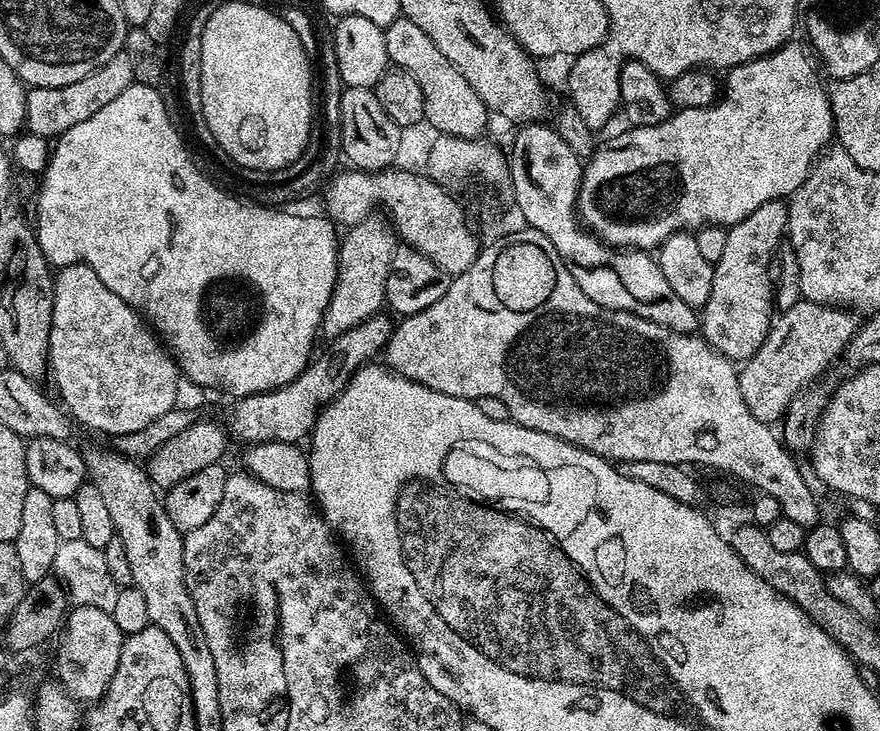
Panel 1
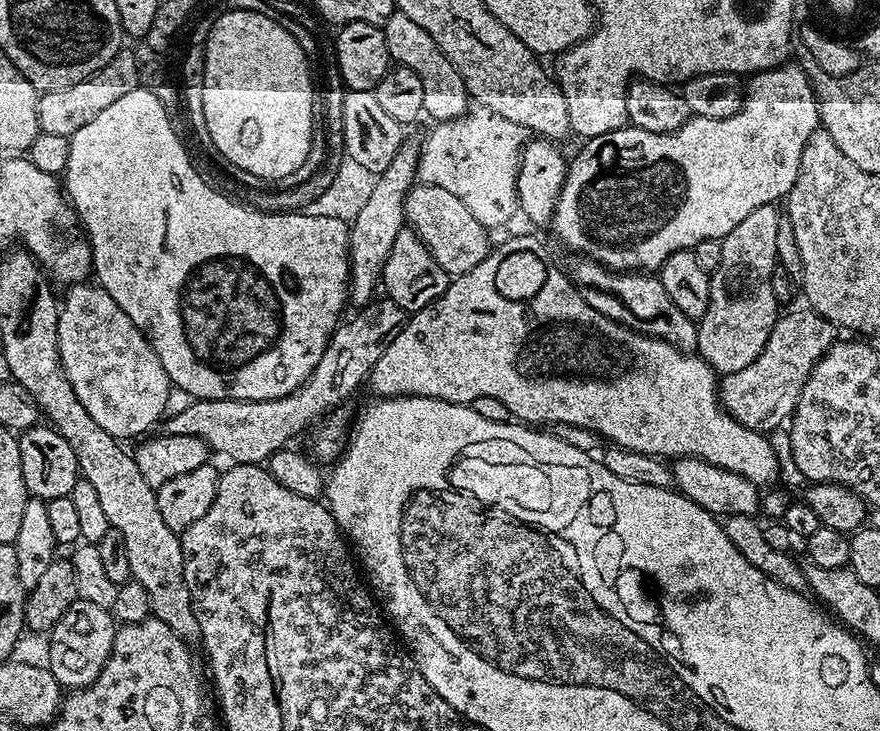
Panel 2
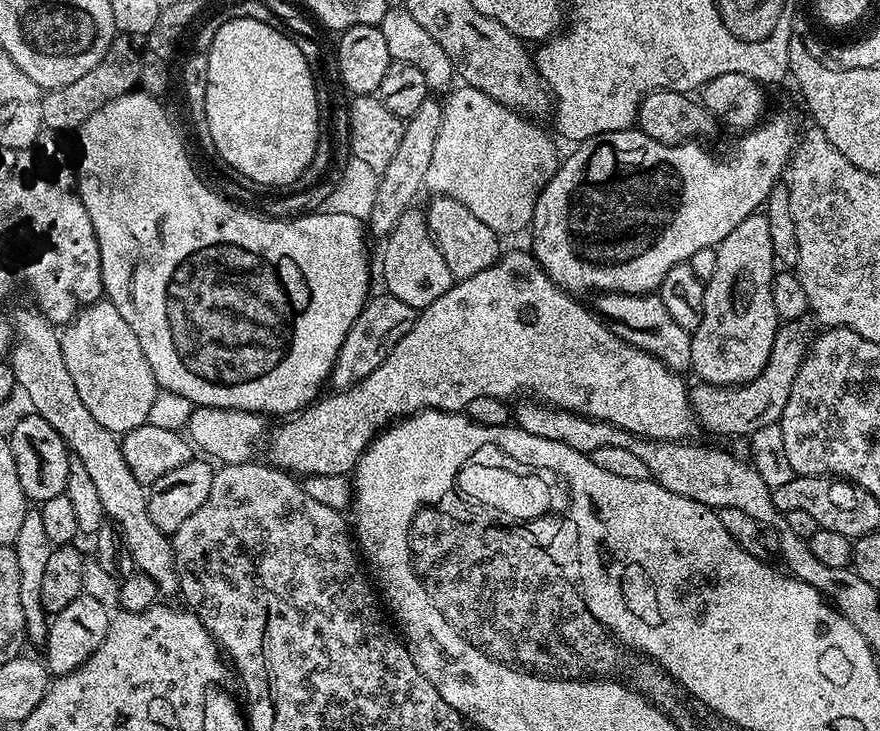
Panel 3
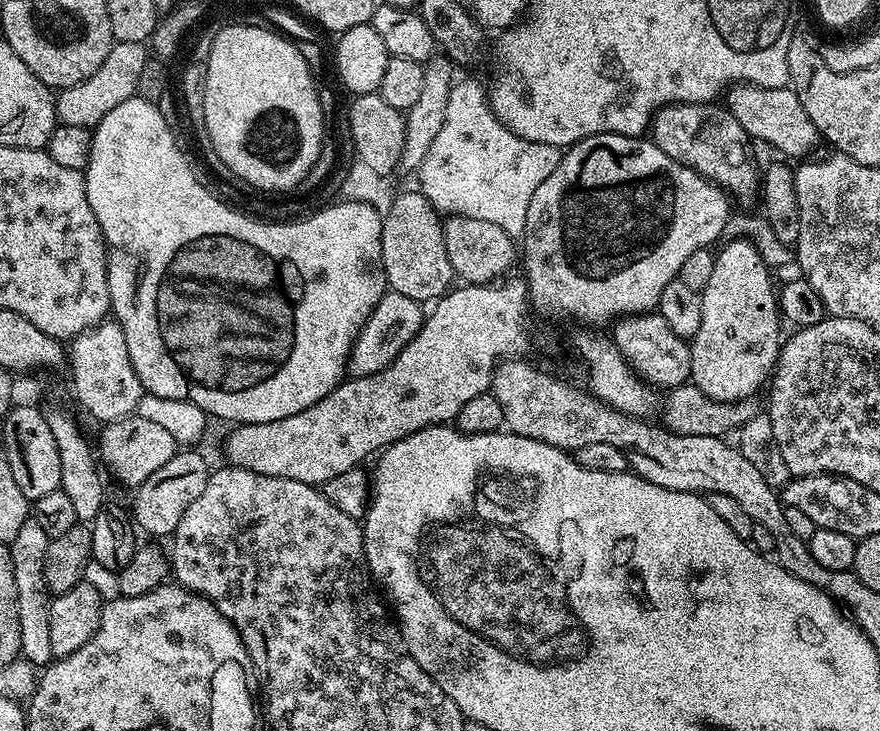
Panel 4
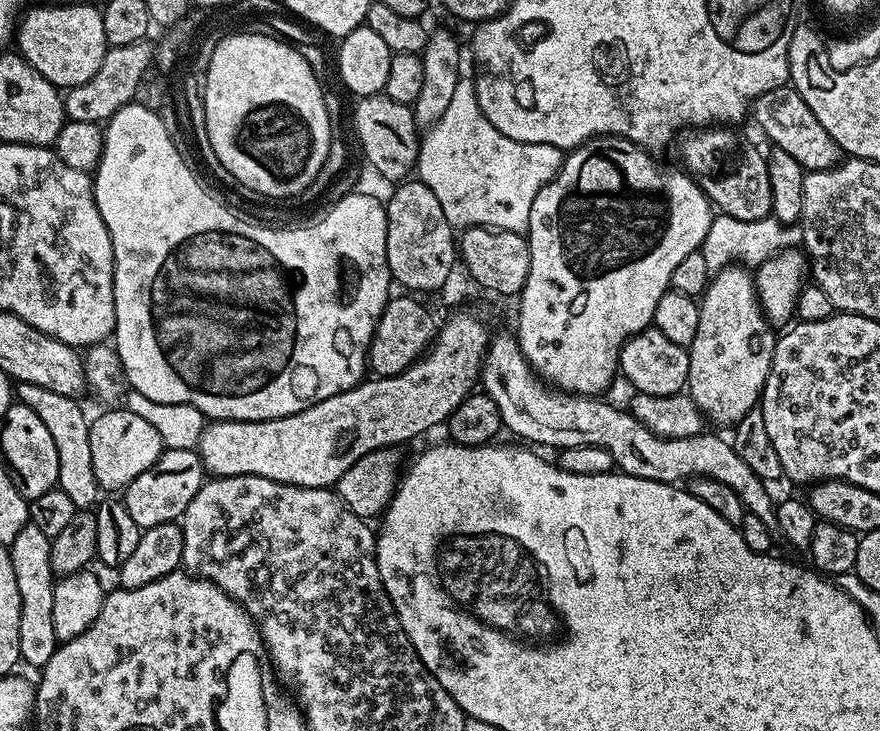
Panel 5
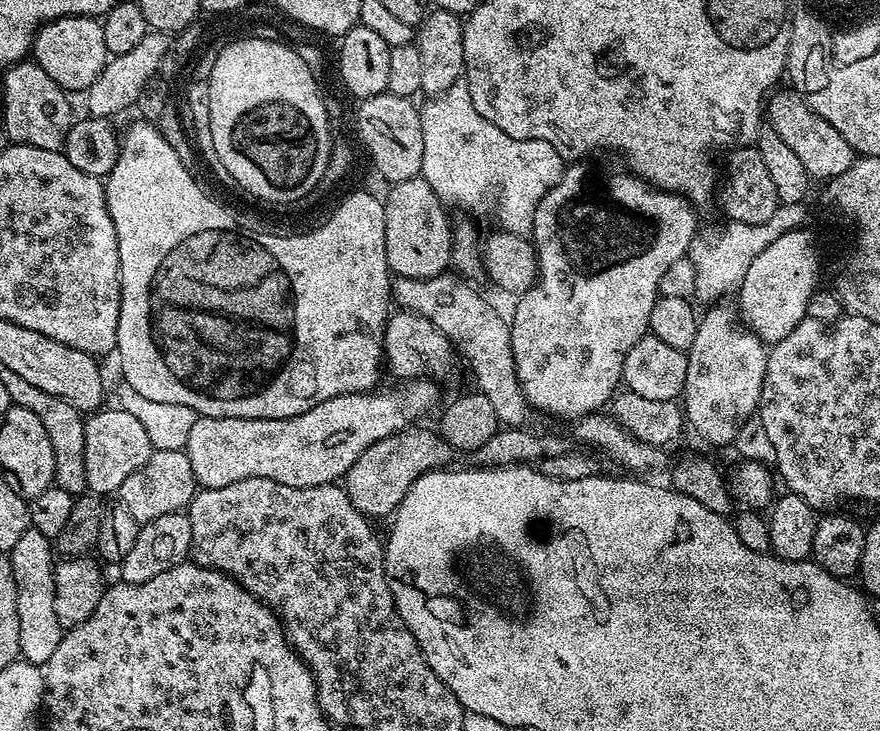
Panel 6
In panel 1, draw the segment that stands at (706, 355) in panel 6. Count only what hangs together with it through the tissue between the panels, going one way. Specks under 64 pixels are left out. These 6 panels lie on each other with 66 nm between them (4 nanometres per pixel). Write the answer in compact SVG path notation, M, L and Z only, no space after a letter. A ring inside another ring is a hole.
M771 200L765 202L763 206L758 206L758 210L754 210L754 214L746 214L746 218L742 218L737 224L728 228L728 237L726 238L726 247L724 247L722 258L718 258L718 262L714 265L714 286L710 286L710 298L706 302L706 306L702 309L702 335L713 348L718 349L726 359L733 362L743 362L752 357L762 346L762 342L768 336L768 330L774 323L774 272L768 267L773 267L774 253L779 249L782 241L785 239L788 231L788 205L784 200Z

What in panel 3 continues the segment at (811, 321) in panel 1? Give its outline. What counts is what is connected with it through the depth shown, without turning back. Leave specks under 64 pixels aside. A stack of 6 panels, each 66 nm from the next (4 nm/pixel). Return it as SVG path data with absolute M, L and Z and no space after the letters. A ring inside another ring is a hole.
M784 322L776 329L774 350L762 370L748 384L721 386L719 384L693 383L690 388L692 413L696 415L699 427L713 432L716 436L744 436L751 438L754 430L770 426L779 421L786 408L786 398L790 398L790 386L808 352L810 335L800 322Z

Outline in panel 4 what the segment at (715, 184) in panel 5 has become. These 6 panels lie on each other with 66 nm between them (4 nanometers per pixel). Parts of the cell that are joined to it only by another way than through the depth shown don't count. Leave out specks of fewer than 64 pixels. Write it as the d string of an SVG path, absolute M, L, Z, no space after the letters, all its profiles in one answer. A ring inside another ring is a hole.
M673 102L656 109L650 125L650 139L678 162L687 164L700 175L706 177L718 187L724 189L733 201L741 200L748 204L757 199L762 179L761 169L756 169L756 160L752 157L753 145L746 130L728 113L727 107L719 103L681 104Z

